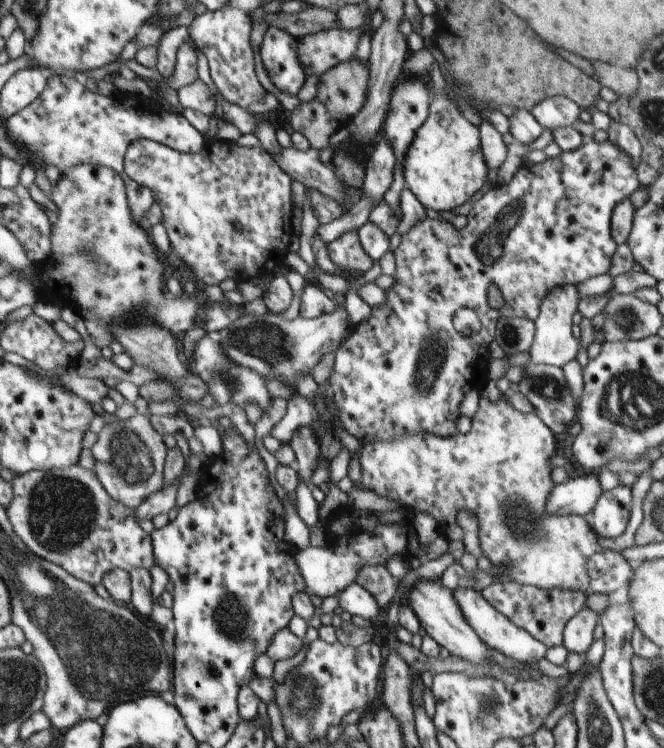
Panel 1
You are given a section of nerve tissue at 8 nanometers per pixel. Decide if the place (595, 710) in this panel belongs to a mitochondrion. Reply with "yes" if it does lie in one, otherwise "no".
yes

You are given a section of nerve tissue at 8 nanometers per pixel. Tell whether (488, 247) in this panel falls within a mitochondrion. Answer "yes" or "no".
yes

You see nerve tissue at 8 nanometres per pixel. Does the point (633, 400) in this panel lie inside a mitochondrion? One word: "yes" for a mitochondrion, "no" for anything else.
yes

